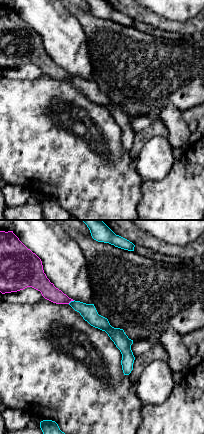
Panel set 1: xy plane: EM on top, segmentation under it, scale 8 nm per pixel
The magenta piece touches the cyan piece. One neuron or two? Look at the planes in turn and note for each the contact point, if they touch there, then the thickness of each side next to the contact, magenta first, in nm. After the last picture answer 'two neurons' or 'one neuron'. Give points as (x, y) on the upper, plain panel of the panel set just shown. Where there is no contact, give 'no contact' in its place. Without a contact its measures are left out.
contact (71, 76); calibres 120 and 130 nm

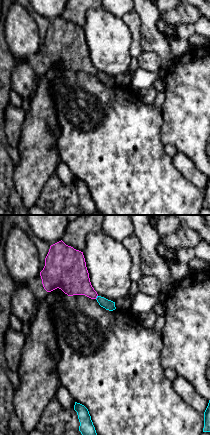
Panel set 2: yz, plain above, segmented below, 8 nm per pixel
contact (96, 73); calibres 260 and 80 nm

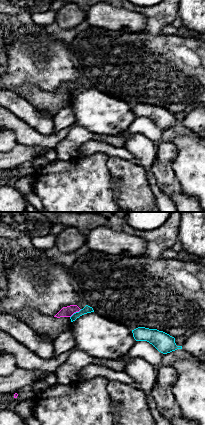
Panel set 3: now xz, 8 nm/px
contact (75, 88); calibres 90 and 60 nm

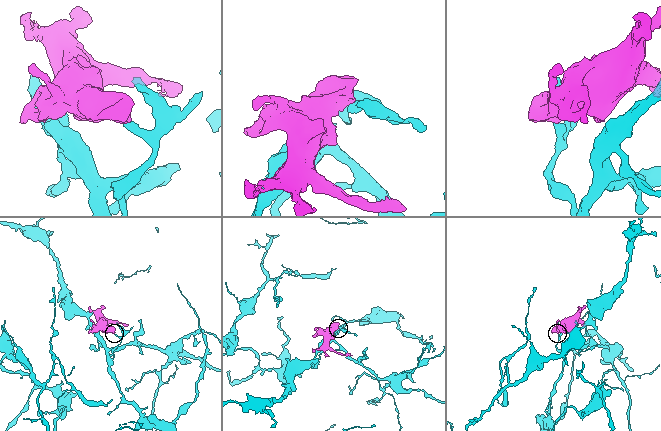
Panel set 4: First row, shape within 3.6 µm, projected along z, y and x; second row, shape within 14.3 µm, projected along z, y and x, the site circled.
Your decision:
two neurons

